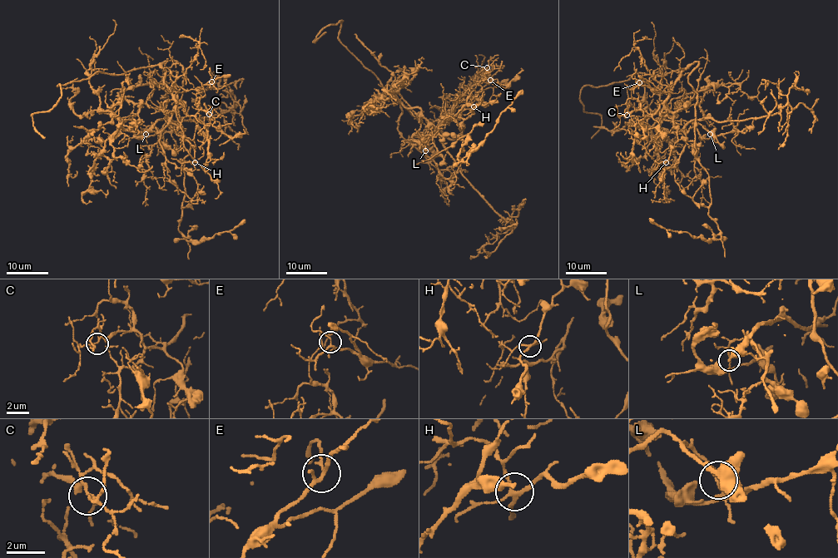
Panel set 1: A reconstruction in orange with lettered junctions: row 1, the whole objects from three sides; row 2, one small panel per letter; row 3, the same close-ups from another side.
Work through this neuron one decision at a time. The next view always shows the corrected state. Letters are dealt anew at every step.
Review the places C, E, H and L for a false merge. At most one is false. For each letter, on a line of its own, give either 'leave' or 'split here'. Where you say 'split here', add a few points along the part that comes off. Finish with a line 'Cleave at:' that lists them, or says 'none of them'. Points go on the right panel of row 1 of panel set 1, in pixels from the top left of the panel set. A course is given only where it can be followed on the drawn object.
C: leave
E: leave
H: leave
L: split here; course (710, 134), (704, 138), (691, 121), (652, 125), (647, 119), (685, 94), (736, 84), (750, 97), (766, 82)
Cleave at: L

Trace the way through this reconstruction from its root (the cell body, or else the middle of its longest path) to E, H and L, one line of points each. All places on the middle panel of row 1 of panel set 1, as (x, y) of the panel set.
E: (442, 130), (443, 116), (466, 104), (490, 80)
H: (442, 130), (443, 116), (454, 106), (450, 114), (464, 119), (473, 112), (473, 106)
L: (442, 130), (443, 116), (454, 106), (452, 112), (434, 131), (433, 142), (425, 146), (425, 150)

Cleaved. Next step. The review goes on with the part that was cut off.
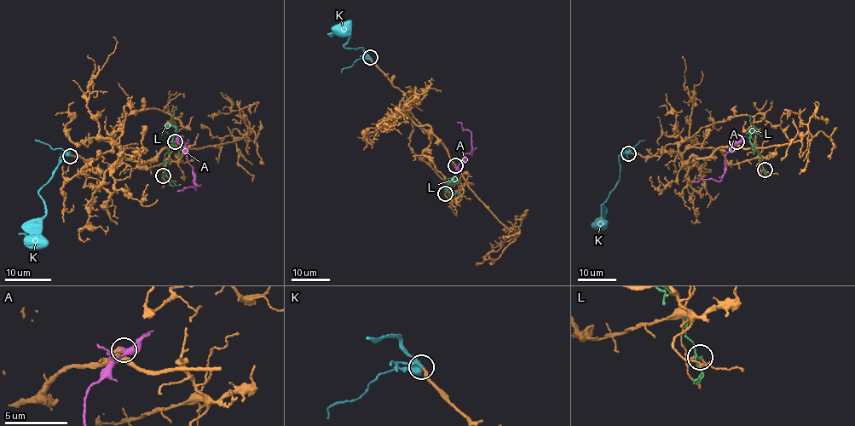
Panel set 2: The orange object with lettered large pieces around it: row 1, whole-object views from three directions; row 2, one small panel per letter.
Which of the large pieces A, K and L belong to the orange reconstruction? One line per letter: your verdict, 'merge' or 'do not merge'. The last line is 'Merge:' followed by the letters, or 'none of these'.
A: do not merge
K: merge
L: do not merge
Merge: K

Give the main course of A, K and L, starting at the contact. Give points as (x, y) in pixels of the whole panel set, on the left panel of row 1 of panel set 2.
A: (174, 141), (183, 147), (187, 163), (193, 169), (195, 190), (186, 187), (176, 191)
K: (71, 156), (61, 158), (53, 177), (39, 191), (45, 206), (45, 215), (30, 238), (31, 249)
L: (163, 175), (166, 175), (164, 155), (176, 129), (170, 121), (176, 109)

